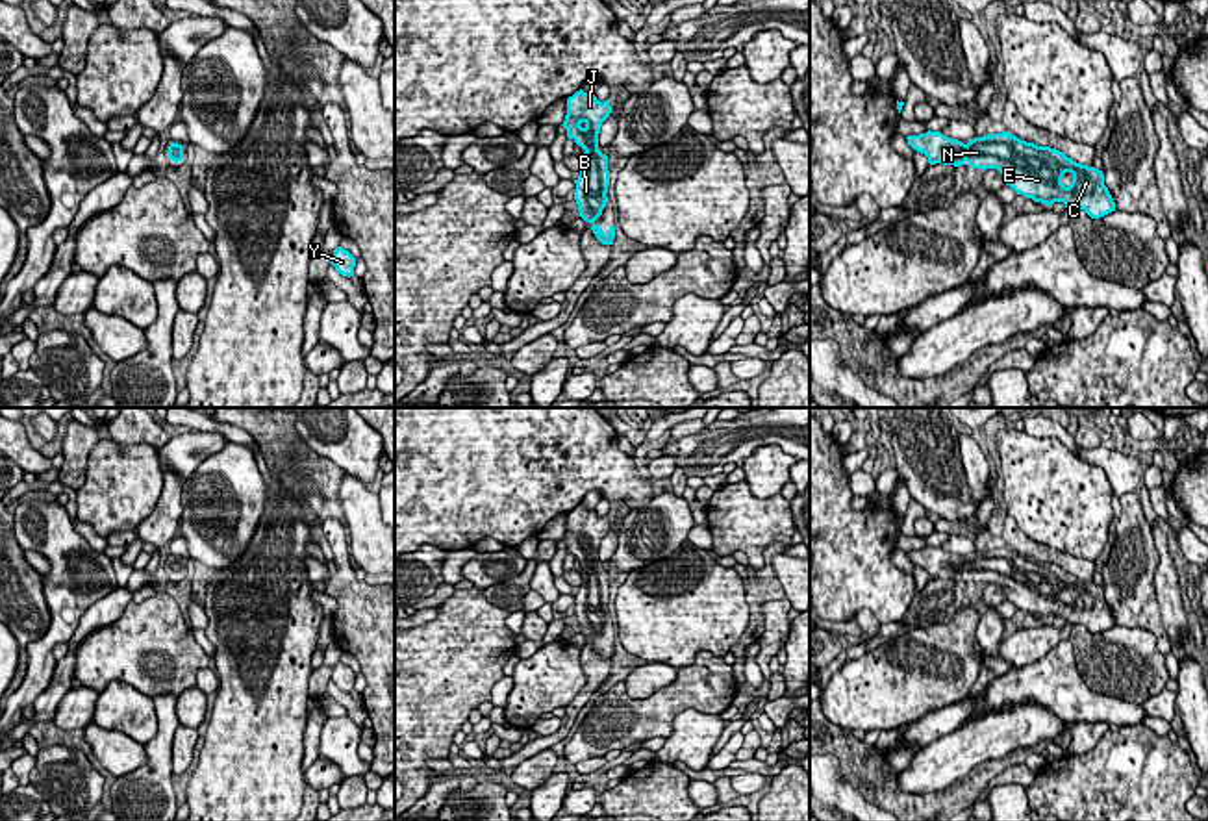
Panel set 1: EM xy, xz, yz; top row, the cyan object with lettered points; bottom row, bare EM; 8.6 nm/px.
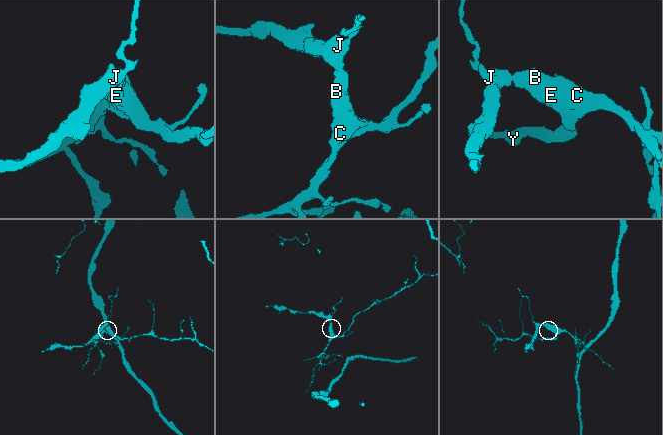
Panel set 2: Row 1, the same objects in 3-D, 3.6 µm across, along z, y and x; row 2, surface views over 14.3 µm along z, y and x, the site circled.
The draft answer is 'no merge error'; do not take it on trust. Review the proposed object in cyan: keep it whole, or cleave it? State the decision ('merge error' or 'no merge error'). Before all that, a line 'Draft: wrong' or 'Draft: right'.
Draft: right
no merge error

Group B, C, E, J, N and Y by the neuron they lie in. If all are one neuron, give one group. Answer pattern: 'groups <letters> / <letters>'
groups B C E J N Y

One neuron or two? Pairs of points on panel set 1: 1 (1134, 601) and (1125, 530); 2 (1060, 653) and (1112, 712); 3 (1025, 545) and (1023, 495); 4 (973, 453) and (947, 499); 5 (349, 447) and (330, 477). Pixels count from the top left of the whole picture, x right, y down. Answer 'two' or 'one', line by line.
1: one
2: one
3: two
4: two
5: two

